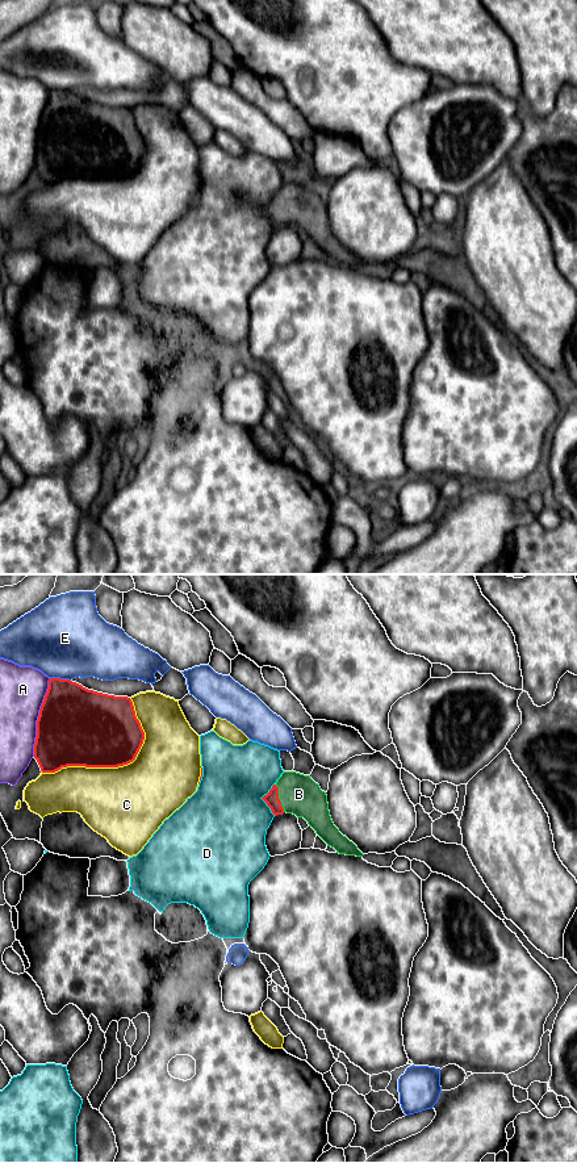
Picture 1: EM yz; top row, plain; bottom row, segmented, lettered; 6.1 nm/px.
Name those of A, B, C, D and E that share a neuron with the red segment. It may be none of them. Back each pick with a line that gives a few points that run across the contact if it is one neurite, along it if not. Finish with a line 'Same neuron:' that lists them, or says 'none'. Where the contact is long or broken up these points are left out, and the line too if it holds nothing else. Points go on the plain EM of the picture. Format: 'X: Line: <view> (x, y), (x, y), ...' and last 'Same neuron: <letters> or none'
B: Line: yz (272, 212), (277, 209), (299, 205)
Same neuron: B

